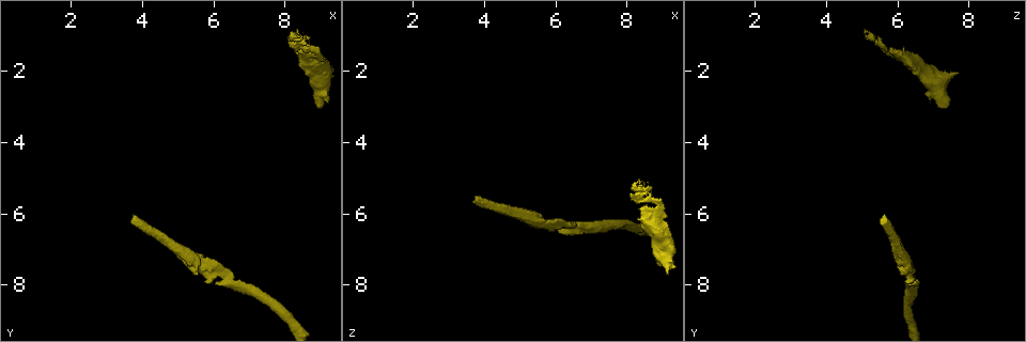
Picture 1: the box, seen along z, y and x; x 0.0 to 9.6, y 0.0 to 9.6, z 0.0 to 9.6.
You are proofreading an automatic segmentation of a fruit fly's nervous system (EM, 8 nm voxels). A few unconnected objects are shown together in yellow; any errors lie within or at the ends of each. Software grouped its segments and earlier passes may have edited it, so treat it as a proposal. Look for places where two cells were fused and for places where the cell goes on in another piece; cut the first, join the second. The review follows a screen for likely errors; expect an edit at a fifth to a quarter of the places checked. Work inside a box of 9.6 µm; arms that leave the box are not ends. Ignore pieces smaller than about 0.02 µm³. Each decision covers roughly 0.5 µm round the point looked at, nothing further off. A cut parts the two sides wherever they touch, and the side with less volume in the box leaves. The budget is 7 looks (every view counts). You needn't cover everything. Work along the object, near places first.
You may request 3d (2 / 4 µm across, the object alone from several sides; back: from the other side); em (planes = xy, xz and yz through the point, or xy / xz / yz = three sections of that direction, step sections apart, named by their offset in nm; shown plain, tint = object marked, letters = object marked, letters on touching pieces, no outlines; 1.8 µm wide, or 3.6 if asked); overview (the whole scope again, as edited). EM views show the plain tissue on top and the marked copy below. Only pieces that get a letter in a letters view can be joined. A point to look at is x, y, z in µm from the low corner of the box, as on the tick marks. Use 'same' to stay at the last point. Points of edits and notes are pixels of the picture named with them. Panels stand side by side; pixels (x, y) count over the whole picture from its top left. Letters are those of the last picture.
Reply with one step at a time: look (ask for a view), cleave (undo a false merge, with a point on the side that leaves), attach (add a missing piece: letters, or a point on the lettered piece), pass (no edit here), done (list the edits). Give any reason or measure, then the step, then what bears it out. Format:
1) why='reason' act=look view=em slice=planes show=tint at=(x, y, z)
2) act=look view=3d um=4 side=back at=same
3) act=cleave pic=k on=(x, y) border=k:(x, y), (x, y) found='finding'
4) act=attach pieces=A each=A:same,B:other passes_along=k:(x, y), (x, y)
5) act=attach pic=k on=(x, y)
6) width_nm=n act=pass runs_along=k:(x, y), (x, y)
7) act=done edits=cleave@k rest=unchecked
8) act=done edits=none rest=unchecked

why='branch stops here' act=look view=3d um=4 at=(9.05, 3.00, 7.40)

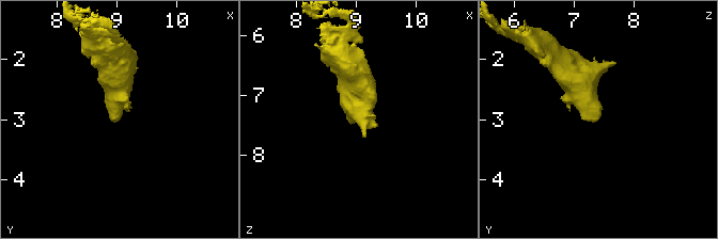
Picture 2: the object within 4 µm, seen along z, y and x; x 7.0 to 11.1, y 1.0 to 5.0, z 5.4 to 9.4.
act=look view=em slice=planes show=letters at=(8.95, 3.00, 7.35)

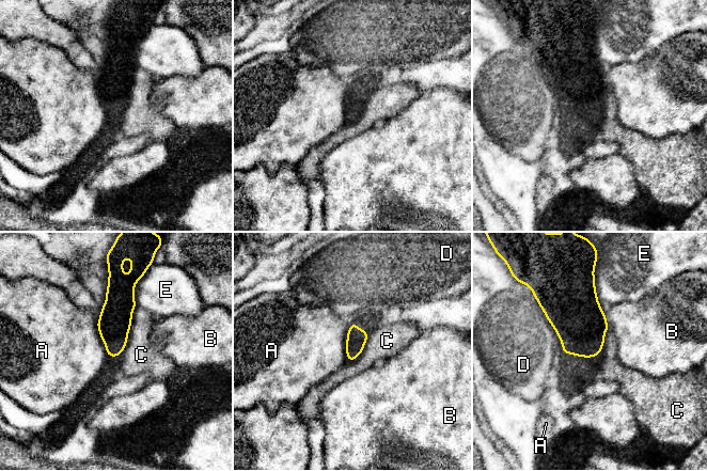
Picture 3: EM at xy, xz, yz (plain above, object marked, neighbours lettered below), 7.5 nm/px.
act=pass each=A:other,B:other,C:other,D:other,E:other border=3:(132, 323), (127, 342), (122, 351) found='no lettered piece goes on from it'

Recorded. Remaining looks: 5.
why='branch stops here' act=look view=em slice=yz step=16 show=tint at=(8.65, 1.25, 5.50)

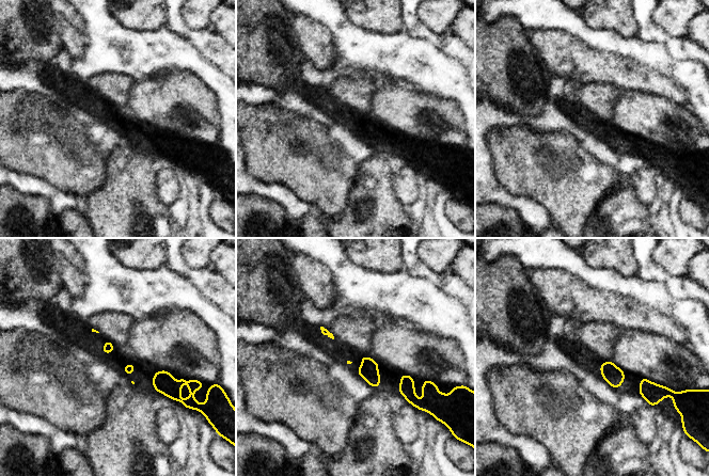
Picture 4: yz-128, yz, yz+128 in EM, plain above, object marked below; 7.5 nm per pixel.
act=look view=em slice=planes show=letters at=same

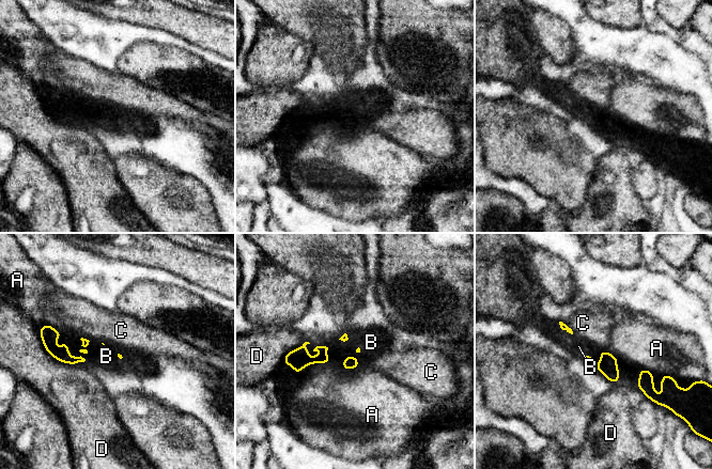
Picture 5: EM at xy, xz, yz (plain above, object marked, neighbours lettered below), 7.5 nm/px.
longest_contact=D:320nm act=attach pic=5 on=(338, 348) each=A:other,B:same,C:other,D:other found='the cell continues'

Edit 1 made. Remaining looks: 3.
why='free end' act=look view=em slice=xz step=8 show=tint at=(3.70, 6.05, 5.60)

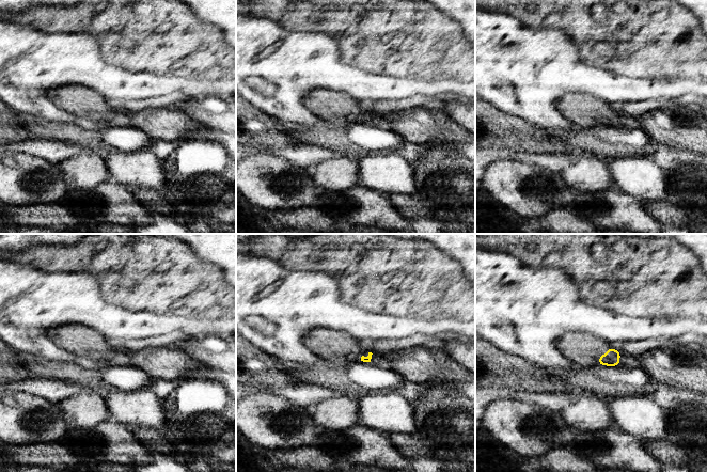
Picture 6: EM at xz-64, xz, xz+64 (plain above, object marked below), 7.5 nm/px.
why='see the neighbours' act=look view=em slice=xz step=8 show=letters at=same

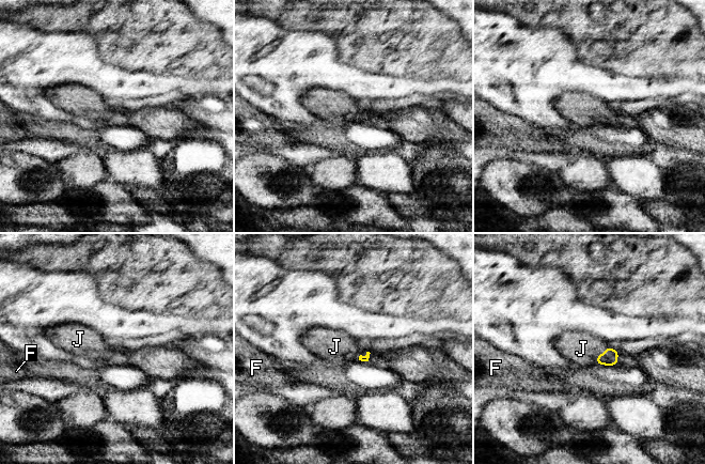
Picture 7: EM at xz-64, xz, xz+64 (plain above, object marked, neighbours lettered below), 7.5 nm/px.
act=attach pic=7 on=(581, 349) each=F:other,J:same passes_along=7:(610, 356), (599, 355), (581, 349) found='the cell continues'

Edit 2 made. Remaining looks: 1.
act=done edits=attach@5,attach@7 rest=unchecked

